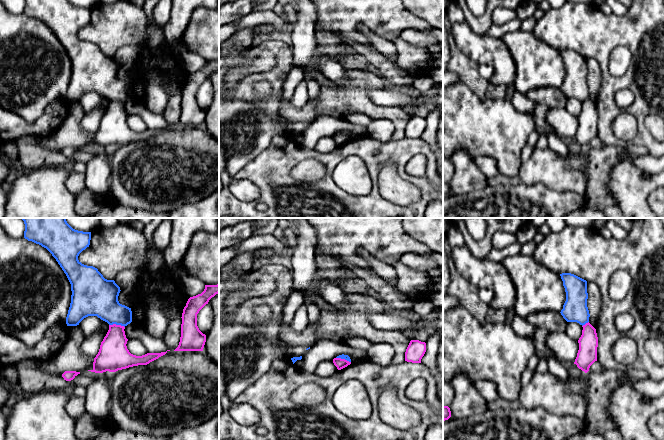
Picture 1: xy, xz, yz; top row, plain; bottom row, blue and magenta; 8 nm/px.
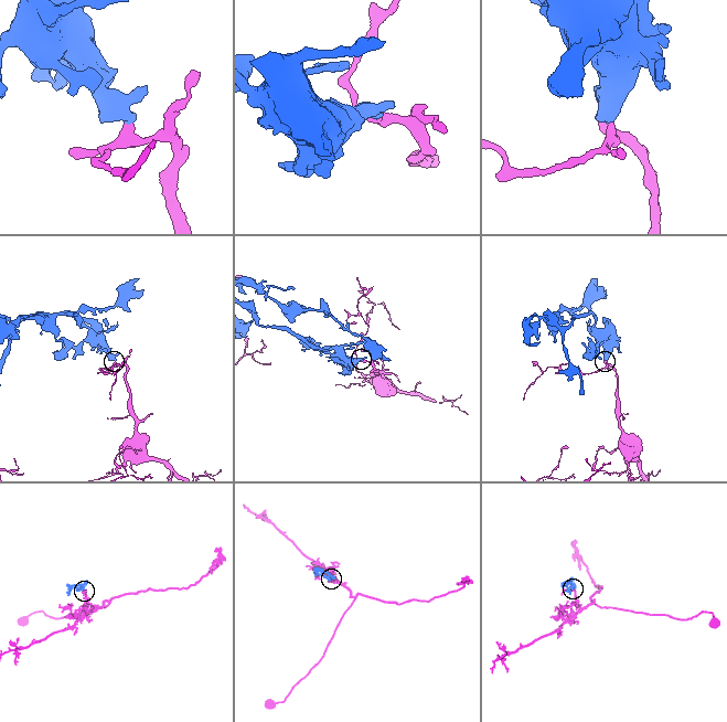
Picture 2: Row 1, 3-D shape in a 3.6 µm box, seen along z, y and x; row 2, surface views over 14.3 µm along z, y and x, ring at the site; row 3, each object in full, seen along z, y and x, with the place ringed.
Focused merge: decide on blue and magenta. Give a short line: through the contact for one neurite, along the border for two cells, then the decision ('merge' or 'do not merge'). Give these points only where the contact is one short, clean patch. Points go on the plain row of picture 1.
xy (109, 100), (120, 100), (124, 103) | do not merge

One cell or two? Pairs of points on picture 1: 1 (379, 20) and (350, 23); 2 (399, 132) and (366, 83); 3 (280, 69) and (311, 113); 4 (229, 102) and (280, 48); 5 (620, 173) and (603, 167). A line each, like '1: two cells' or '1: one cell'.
1: one cell
2: one cell
3: two cells
4: two cells
5: two cells

